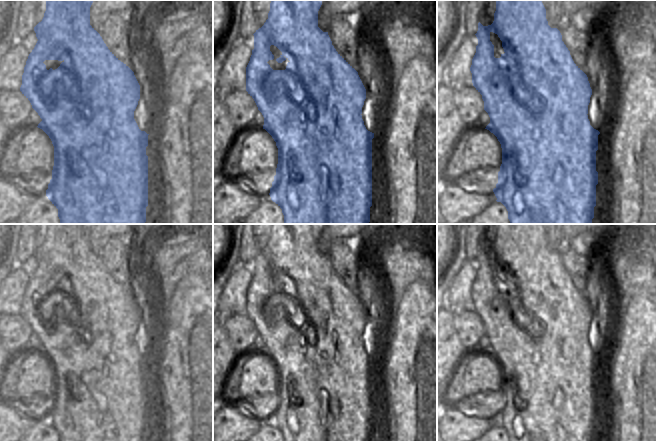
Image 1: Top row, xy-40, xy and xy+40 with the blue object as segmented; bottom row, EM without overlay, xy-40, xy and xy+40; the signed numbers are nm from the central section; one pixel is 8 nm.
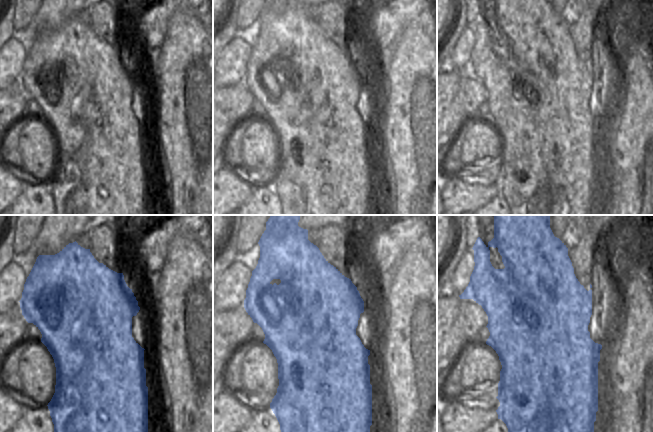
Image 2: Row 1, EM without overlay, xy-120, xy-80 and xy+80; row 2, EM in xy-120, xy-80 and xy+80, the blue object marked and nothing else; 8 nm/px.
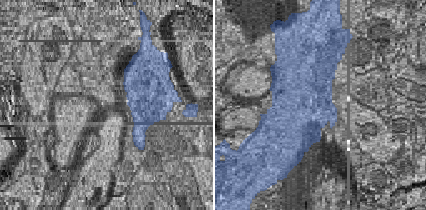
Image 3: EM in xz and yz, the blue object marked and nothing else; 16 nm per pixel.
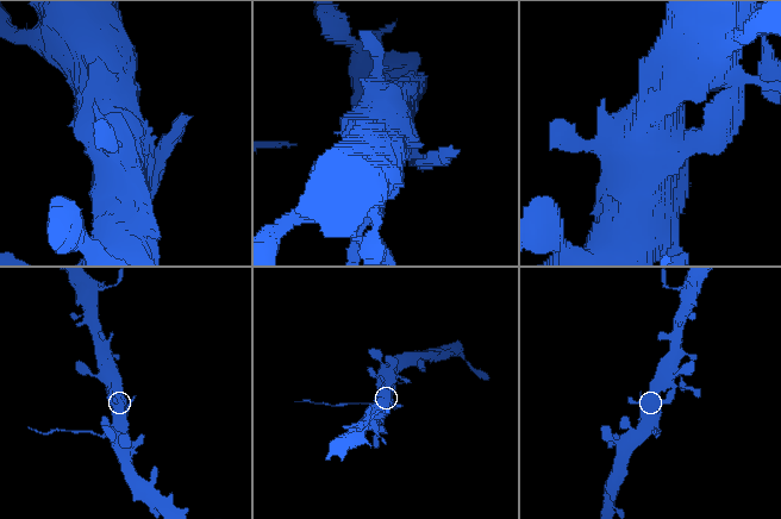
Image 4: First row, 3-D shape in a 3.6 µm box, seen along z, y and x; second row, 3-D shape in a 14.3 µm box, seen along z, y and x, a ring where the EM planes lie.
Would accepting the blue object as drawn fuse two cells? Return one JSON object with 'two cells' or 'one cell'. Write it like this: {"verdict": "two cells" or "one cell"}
{"verdict": "two cells"}

